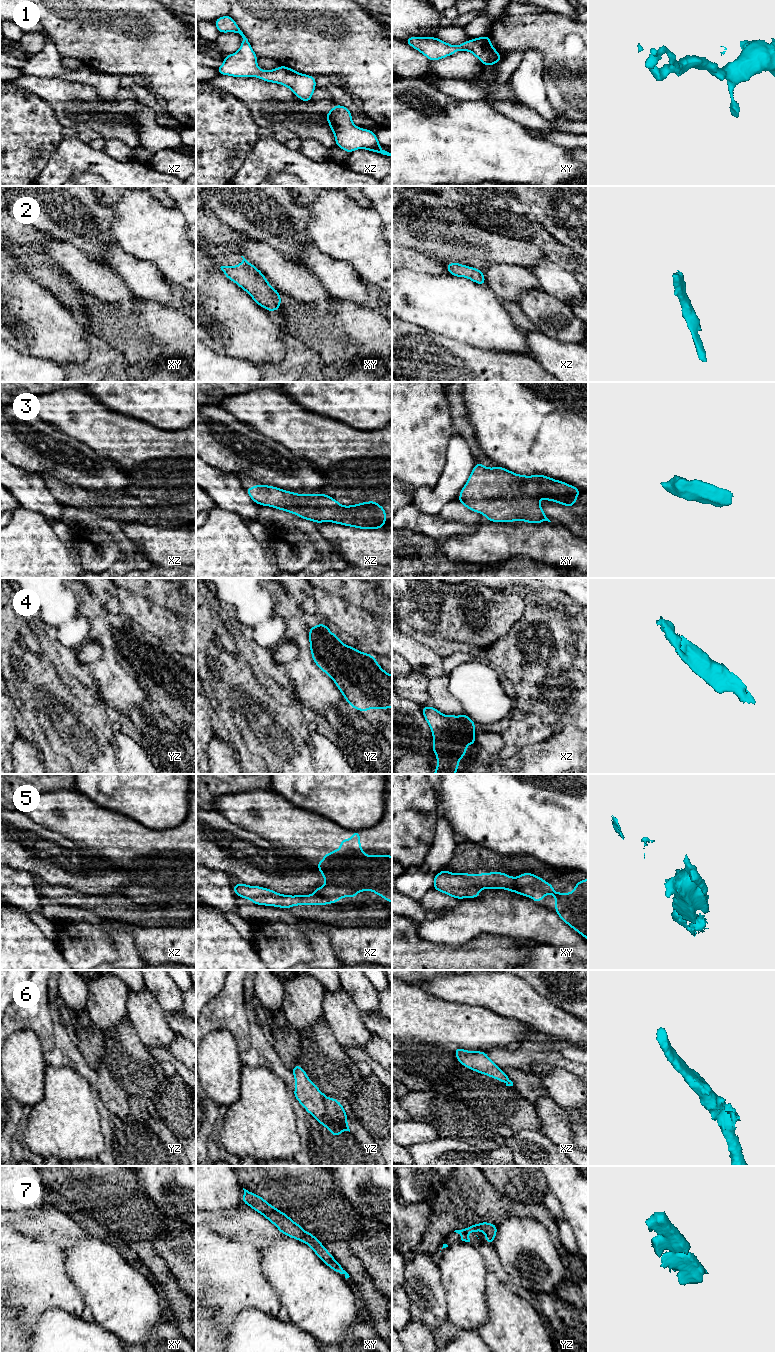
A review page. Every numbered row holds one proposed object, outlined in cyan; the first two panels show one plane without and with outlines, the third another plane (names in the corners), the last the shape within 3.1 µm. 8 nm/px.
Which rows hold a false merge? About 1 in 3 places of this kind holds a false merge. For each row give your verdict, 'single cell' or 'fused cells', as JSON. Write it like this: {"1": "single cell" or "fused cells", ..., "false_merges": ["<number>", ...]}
{"1": "single cell", "2": "single cell", "3": "single cell", "4": "single cell", "5": "fused cells", "6": "single cell", "7": "single cell", "false_merges": ["5"]}

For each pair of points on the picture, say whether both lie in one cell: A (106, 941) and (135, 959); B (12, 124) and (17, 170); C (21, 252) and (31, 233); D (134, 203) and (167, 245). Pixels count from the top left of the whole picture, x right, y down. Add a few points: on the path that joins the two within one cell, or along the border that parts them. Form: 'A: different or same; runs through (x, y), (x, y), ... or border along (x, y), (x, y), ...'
A: same; runs through (113, 947), (128, 957)
B: same; runs through (12, 135), (12, 159)
C: different; border along (18, 244), (30, 246), (41, 253)
D: same; runs through (137, 213), (157, 235)

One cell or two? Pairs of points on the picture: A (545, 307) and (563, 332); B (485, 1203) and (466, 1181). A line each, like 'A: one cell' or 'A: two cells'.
A: one cell
B: one cell

